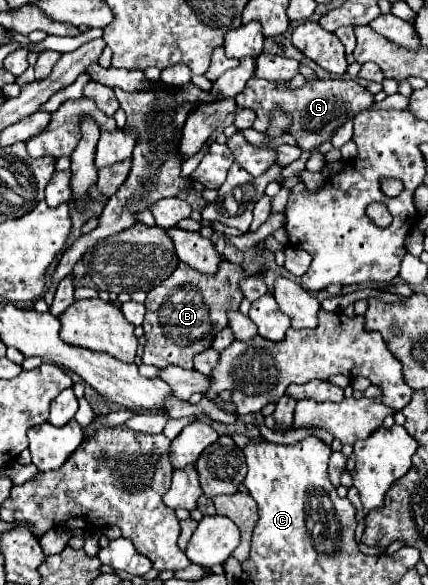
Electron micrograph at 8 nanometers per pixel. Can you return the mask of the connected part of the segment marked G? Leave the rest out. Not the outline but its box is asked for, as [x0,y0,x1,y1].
[237,77,373,151]

